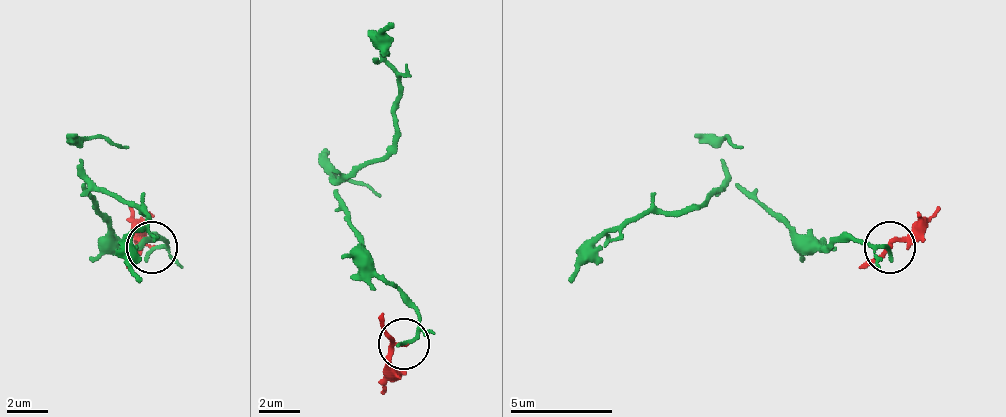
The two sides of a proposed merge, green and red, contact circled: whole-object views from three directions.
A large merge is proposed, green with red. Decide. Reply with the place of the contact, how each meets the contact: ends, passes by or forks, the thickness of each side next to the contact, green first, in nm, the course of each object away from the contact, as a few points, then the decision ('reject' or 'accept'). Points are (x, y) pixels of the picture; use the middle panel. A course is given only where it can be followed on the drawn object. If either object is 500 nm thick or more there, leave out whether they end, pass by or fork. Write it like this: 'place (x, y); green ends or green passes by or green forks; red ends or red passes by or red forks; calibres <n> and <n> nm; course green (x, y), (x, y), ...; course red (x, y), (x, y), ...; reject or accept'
place (403, 343); green passes by; red passes by; calibres 150 and 170 nm; course green (405, 342), (420, 311), (379, 275), (338, 188), (394, 142), (400, 75), (384, 60), (384, 34), (394, 24); course red (405, 342), (389, 362), (379, 393); reject

